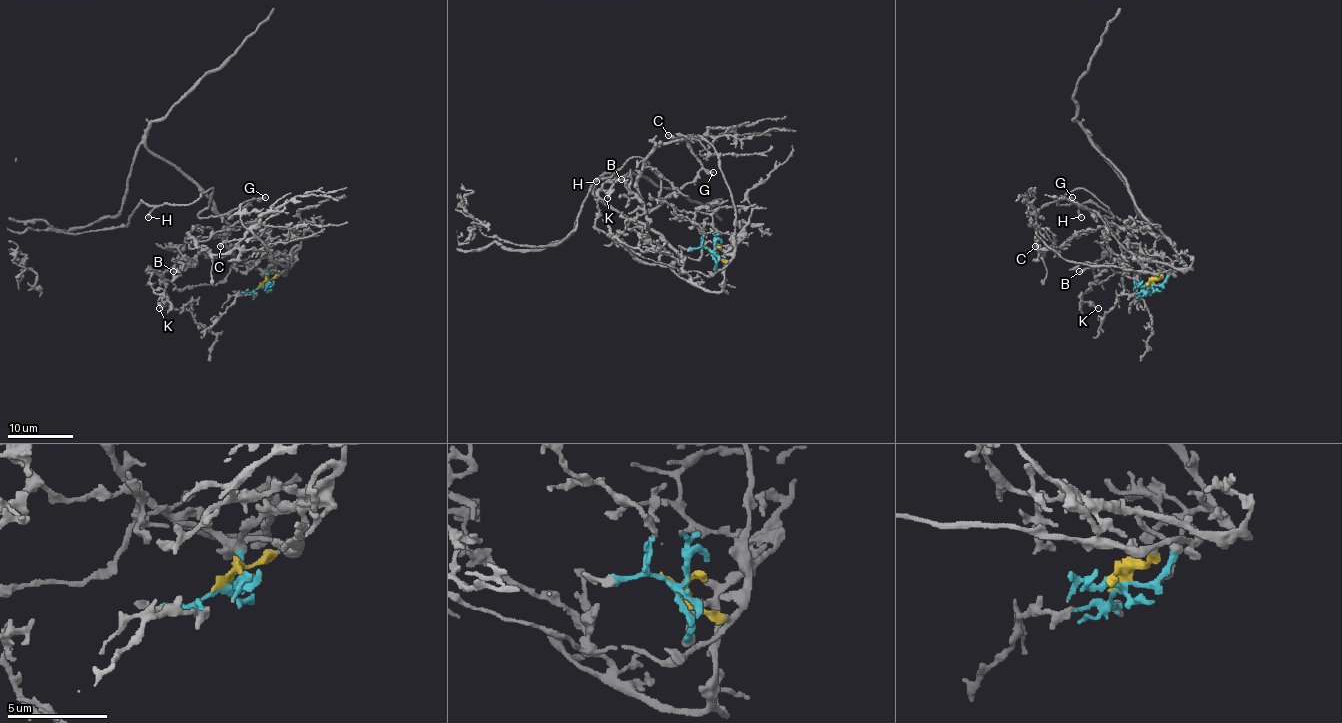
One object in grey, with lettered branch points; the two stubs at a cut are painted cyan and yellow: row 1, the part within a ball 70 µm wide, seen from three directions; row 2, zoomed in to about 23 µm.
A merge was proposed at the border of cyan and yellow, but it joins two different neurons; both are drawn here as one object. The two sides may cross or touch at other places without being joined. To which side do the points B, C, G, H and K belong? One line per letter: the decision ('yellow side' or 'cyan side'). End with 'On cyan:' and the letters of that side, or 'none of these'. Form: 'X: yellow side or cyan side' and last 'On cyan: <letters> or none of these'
B: cyan side
C: yellow side
G: yellow side
H: yellow side
K: cyan side
On cyan: B, K

